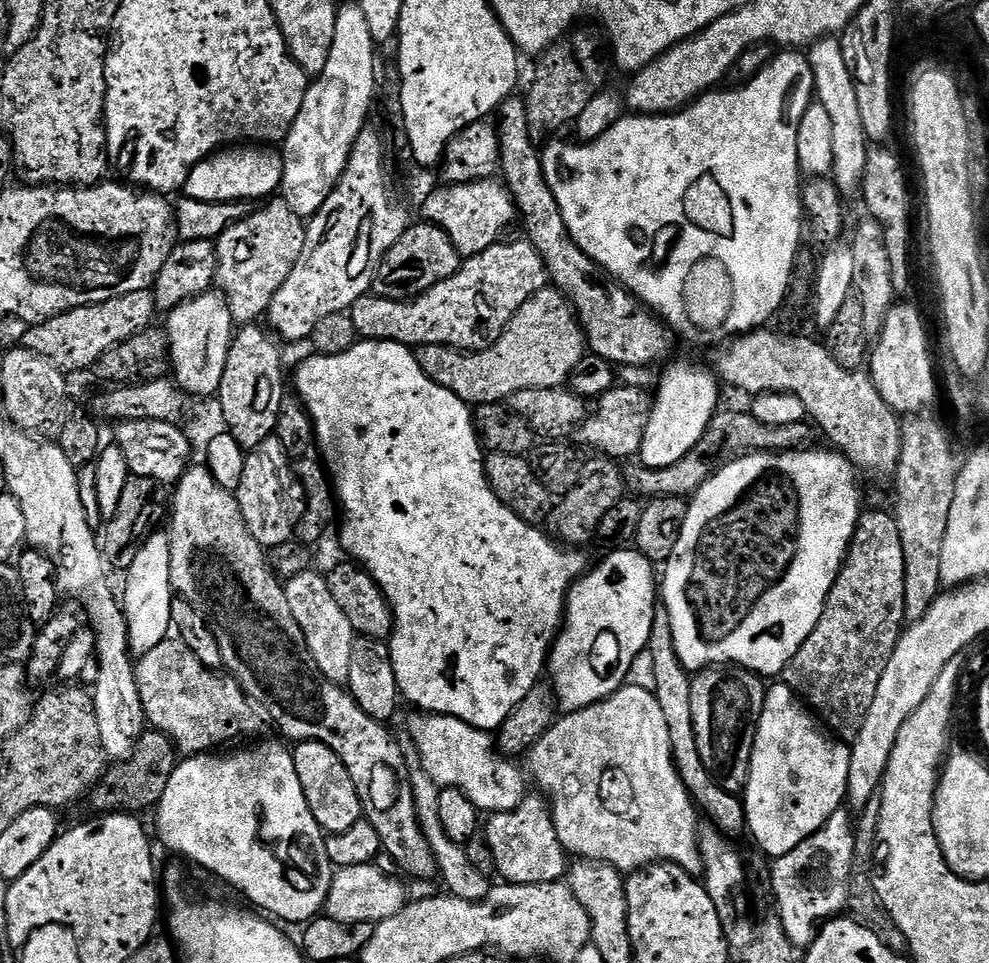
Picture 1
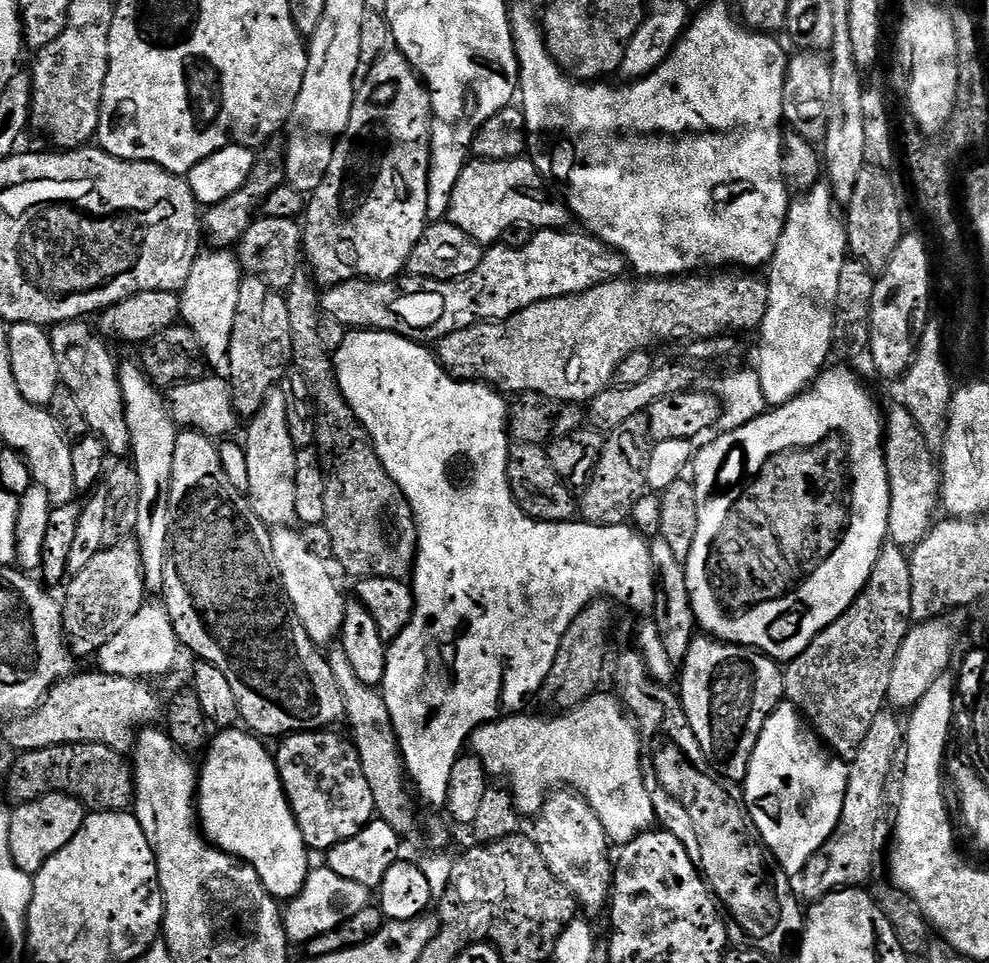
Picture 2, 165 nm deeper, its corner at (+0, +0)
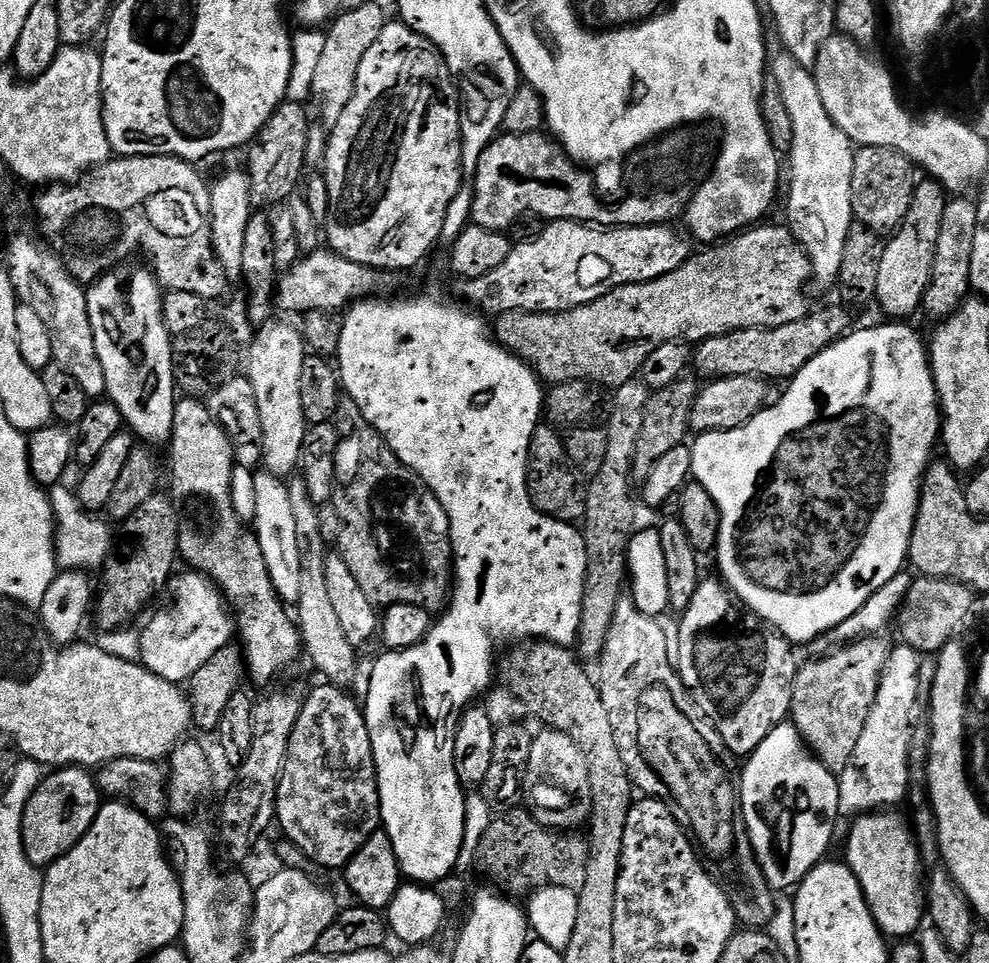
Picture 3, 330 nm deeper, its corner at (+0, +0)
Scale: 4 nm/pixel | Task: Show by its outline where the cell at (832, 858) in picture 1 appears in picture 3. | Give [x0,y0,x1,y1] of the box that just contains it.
[838,642,921,818]

